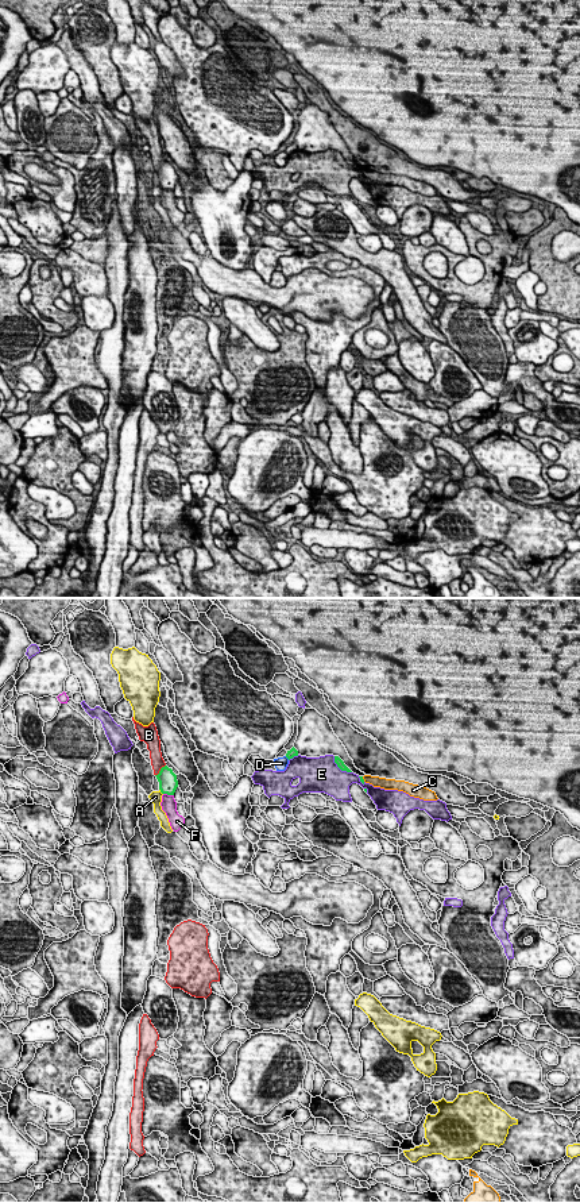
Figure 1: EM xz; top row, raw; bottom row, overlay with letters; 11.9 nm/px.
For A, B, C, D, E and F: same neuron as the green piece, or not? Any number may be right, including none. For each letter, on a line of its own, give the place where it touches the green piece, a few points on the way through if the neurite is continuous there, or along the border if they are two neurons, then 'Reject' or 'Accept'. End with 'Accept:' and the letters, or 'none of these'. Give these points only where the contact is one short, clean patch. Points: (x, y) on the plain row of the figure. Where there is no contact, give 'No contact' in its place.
A: Touches green at xz (161, 186). Boundary: xz (159, 184), (162, 189). Reject
B: Touches green at xz (161, 165). Reject
C: Touches green at xz (363, 174). Boundary: xz (362, 172), (364, 176). Reject
D: Touches green at xz (287, 153). Boundary: xz (285, 151), (289, 154). Reject
E: Touches green at xz (340, 164). Reject
F: Touches green at xz (169, 189). Reject
Accept: none of these

